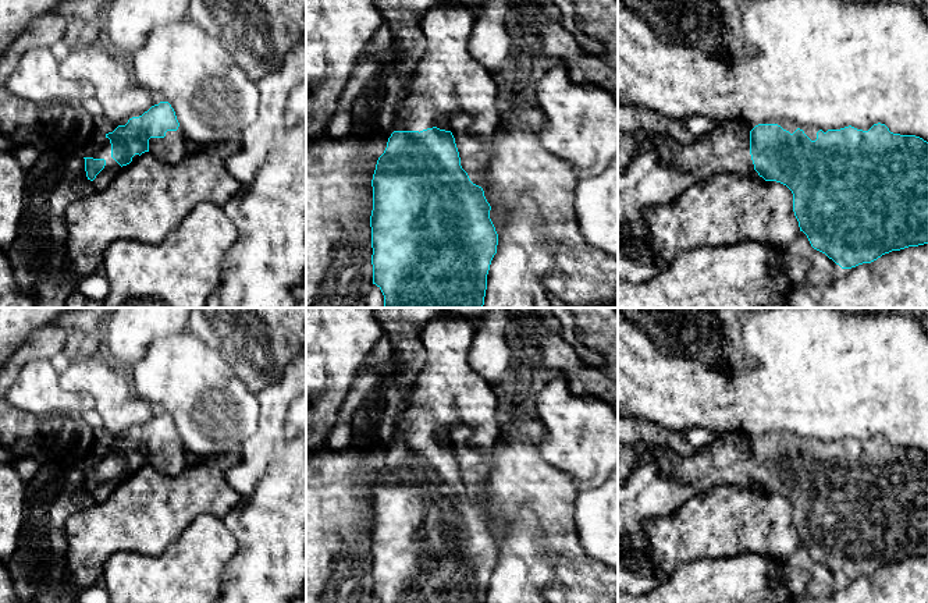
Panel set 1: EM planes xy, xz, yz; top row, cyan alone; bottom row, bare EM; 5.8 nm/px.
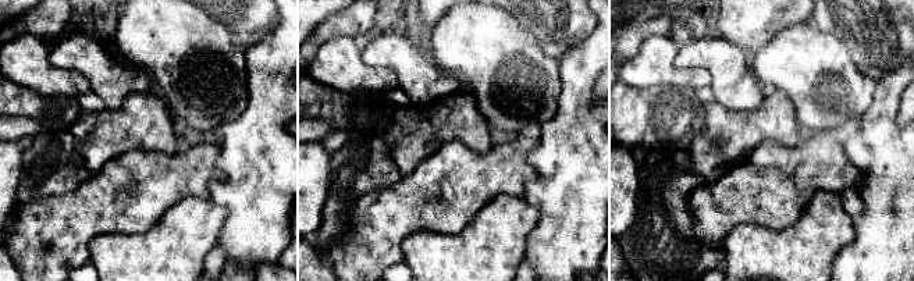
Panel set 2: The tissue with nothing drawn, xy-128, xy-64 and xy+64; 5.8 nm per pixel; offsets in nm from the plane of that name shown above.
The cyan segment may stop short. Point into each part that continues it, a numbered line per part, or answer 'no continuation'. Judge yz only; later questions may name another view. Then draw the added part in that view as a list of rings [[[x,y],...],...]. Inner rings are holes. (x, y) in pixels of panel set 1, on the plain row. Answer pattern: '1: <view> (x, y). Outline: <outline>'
1: yz (725, 461). Outline: [[[744,430],[725,432],[711,443],[697,448],[690,457],[666,451],[672,473],[662,476],[651,453],[646,453],[627,479],[618,483],[618,563],[623,558],[622,538],[627,535],[633,549],[648,547],[648,535],[644,524],[654,517],[669,517],[673,510],[698,493],[714,487],[735,486],[758,489],[750,467],[749,434]]]

